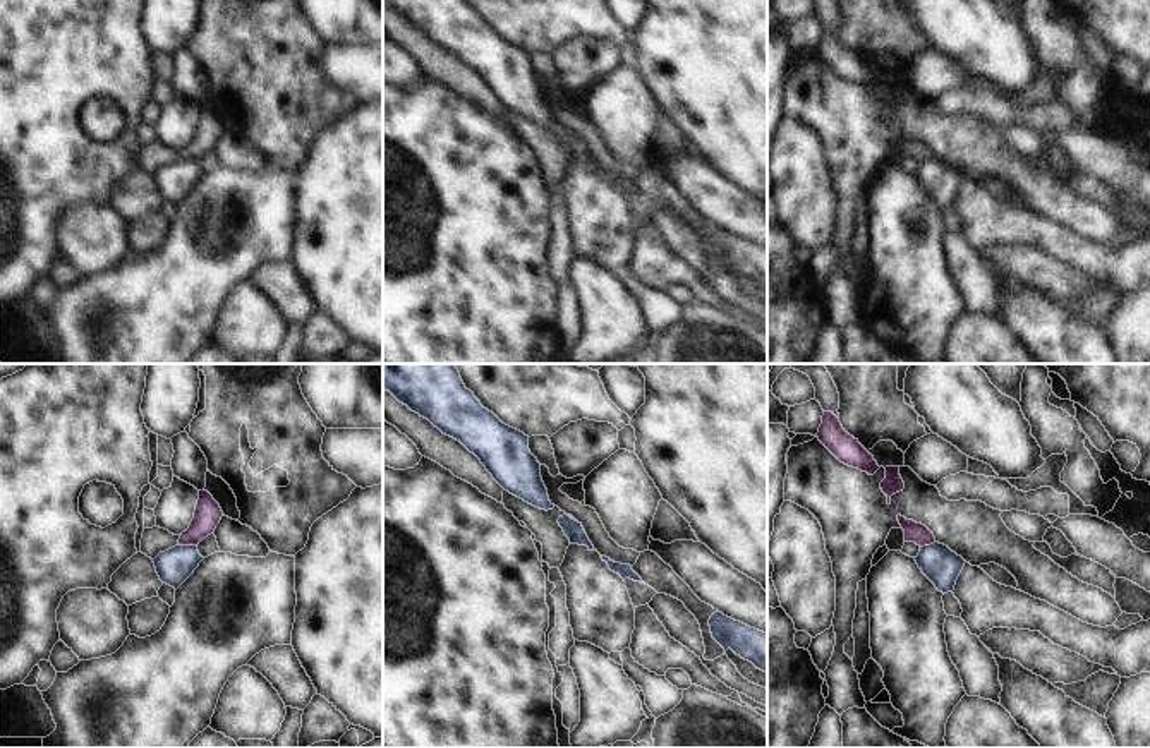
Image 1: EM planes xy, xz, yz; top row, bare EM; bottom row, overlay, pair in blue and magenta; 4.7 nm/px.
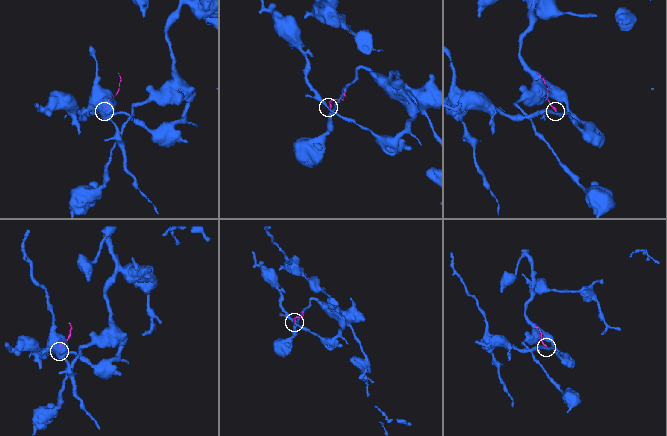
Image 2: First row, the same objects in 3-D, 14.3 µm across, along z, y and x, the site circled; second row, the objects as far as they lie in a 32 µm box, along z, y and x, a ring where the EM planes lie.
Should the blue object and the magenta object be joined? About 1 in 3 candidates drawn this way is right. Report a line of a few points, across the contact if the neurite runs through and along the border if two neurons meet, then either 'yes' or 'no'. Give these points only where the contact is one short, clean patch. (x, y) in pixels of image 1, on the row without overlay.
xy (179, 160), (196, 162) | no

